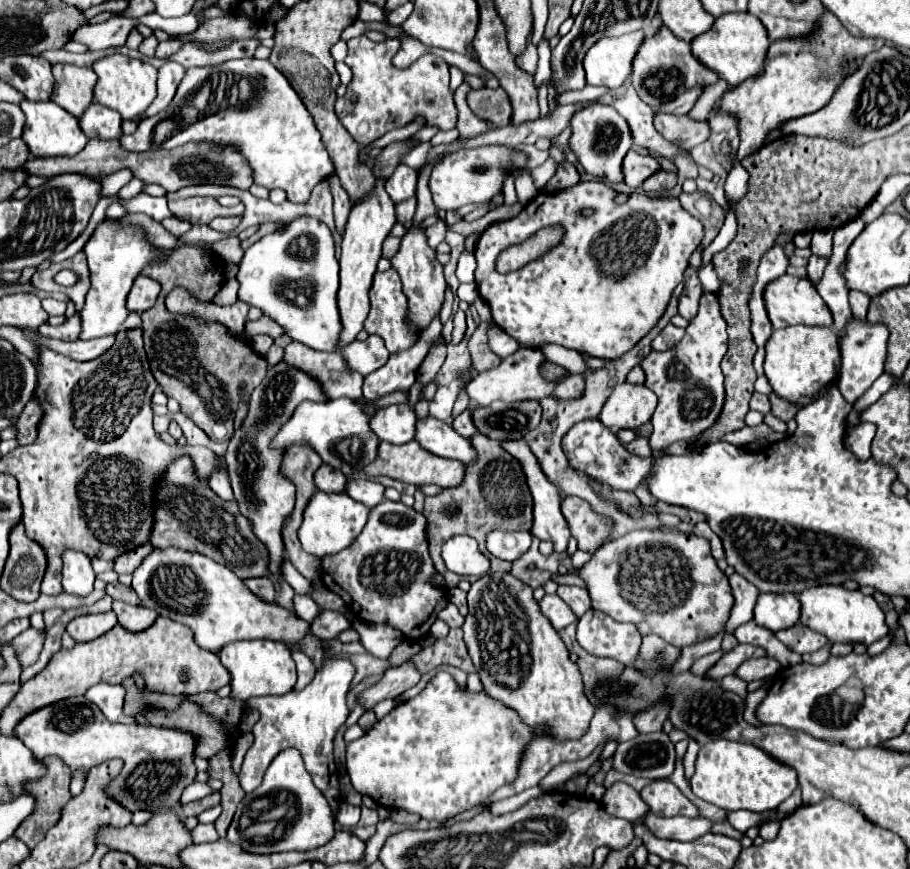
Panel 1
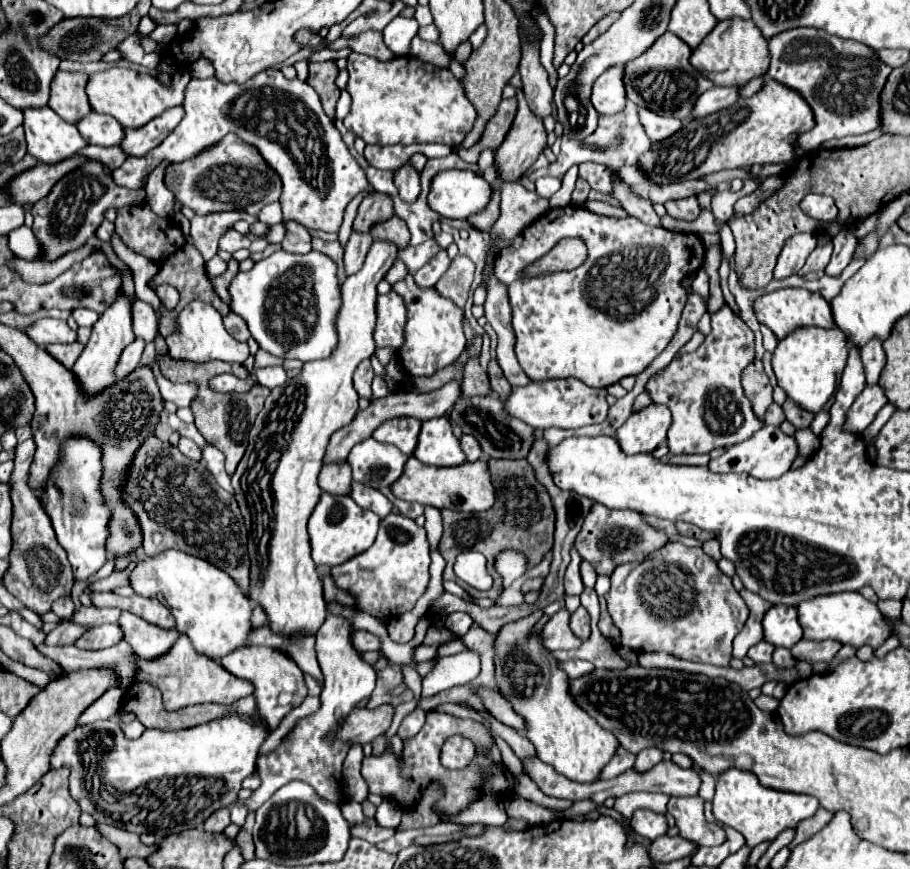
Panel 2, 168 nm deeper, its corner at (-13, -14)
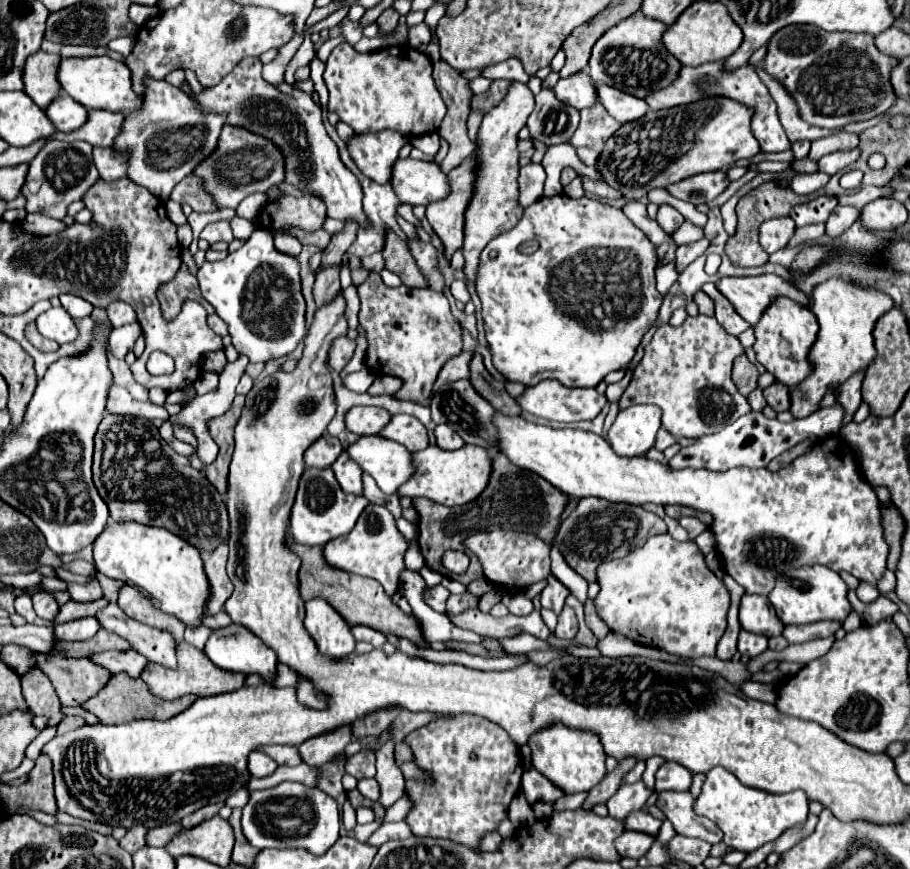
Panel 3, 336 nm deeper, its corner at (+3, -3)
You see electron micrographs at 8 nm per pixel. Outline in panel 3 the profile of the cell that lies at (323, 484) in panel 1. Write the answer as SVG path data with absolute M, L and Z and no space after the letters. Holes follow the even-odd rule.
M324 433L320 439L316 439L316 443L312 443L312 447L308 447L308 451L304 453L304 463L306 467L324 469L330 467L340 453L342 453L342 443L336 437Z

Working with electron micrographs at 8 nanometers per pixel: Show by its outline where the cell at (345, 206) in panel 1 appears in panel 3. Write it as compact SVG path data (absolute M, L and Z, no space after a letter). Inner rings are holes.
M330 267L330 269L324 269L316 277L316 283L314 283L314 301L316 301L316 307L322 307L322 305L334 301L334 297L340 293L338 271L340 271L340 267L336 267L336 269Z

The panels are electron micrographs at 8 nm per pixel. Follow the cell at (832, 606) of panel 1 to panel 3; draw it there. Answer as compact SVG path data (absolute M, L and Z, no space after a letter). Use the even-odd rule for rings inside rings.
M798 567L786 571L776 579L776 587L768 593L770 603L776 609L776 615L782 619L784 625L802 625L802 623L816 623L824 619L844 621L850 613L850 603L846 599L846 583L842 577L828 569L828 567Z

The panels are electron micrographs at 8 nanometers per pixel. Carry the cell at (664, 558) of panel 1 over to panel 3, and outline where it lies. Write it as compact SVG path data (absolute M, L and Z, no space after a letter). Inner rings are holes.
M668 533L656 535L646 541L644 547L628 553L624 559L602 563L598 567L600 593L594 599L596 611L602 621L616 633L632 639L638 645L656 647L678 657L702 657L714 655L716 643L726 631L726 613L730 607L730 593L704 563L694 541L674 541Z

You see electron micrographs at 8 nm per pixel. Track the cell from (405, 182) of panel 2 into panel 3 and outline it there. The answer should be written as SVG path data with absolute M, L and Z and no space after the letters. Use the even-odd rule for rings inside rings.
M396 131L356 133L346 145L356 167L376 183L388 183L392 177L392 163L398 159L398 151L408 139Z

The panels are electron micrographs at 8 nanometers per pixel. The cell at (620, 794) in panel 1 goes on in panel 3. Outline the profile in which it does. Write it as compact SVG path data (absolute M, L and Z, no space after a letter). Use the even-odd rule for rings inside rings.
M634 811L634 813L628 815L628 819L626 819L626 829L640 831L640 833L648 833L648 835L652 835L652 837L658 835L660 825L662 825L662 821L660 821L660 819L654 819L648 811Z

